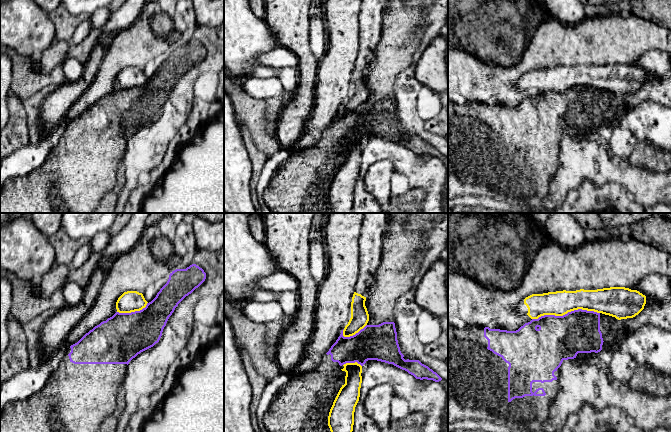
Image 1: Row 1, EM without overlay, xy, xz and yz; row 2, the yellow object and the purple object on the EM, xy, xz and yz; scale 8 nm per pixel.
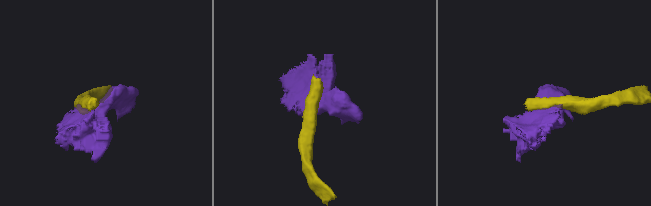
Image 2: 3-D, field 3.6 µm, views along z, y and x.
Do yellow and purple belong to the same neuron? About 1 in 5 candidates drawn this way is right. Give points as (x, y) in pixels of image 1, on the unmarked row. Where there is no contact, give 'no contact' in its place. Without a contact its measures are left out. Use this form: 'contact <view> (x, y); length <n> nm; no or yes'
contact yz (565, 89); length 550 nm; no

